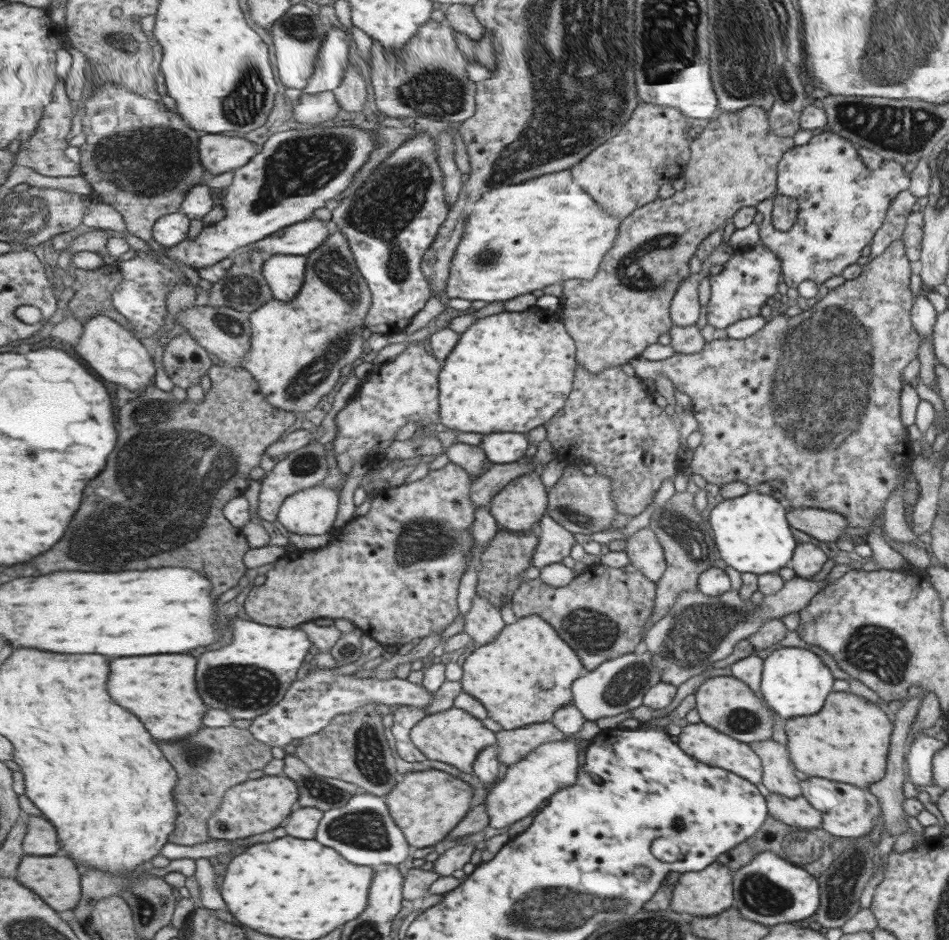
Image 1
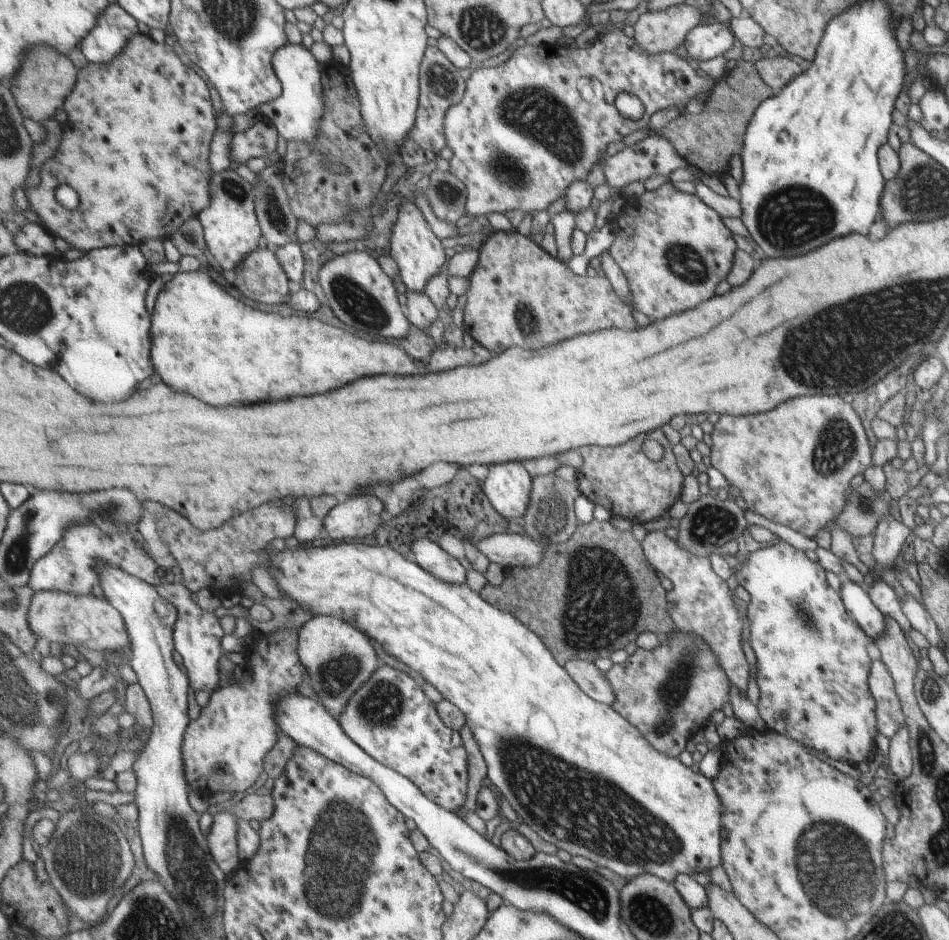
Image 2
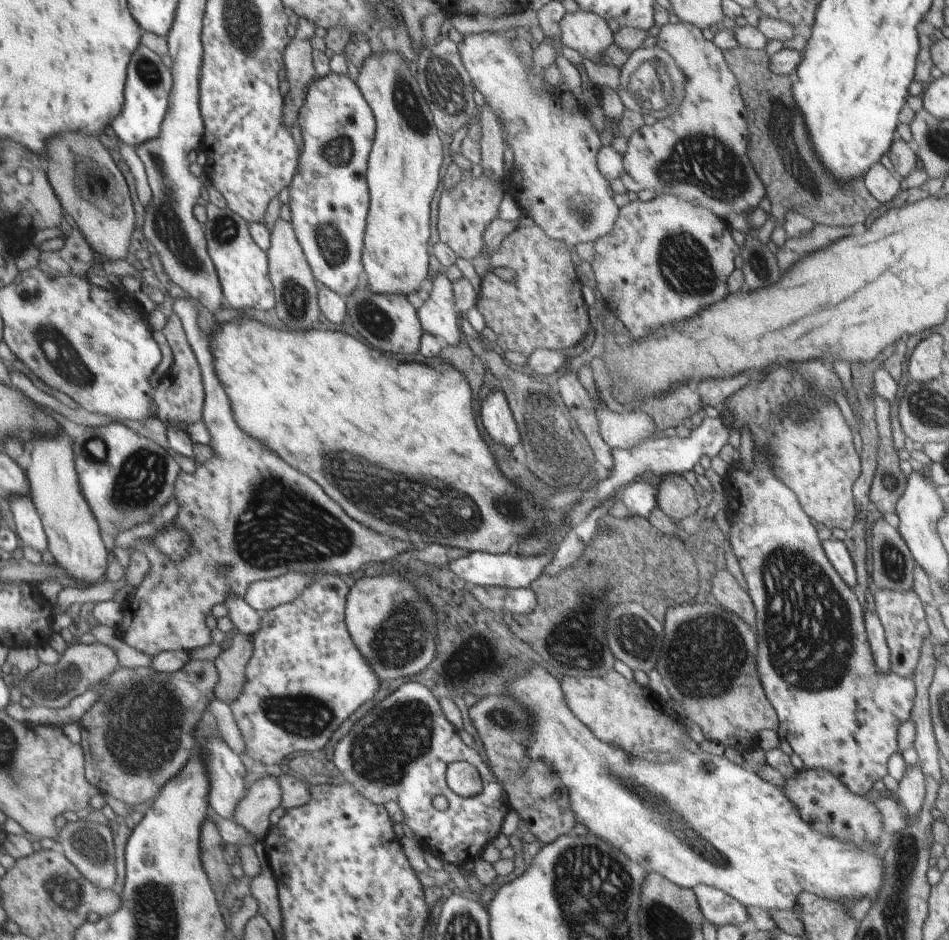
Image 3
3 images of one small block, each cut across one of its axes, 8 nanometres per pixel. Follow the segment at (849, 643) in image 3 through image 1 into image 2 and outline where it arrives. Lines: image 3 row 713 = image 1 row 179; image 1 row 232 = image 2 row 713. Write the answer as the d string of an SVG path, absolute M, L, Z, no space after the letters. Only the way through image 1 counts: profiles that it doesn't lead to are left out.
M775 540L772 545L749 553L743 562L739 569L733 573L731 584L739 584L750 595L750 601L746 604L746 617L749 620L749 644L756 660L756 685L759 689L756 707L761 720L769 730L783 733L785 736L799 741L805 747L813 748L819 754L831 758L831 760L847 762L849 765L859 764L861 760L867 758L869 750L873 748L873 734L875 734L875 701L867 690L867 668L870 668L870 658L867 658L867 642L870 638L865 638L866 634L860 625L852 617L847 616L848 611L843 608L844 604L841 604L842 600L839 600L839 594L827 586L823 567L817 562L811 562L803 552L795 550L782 540Z

